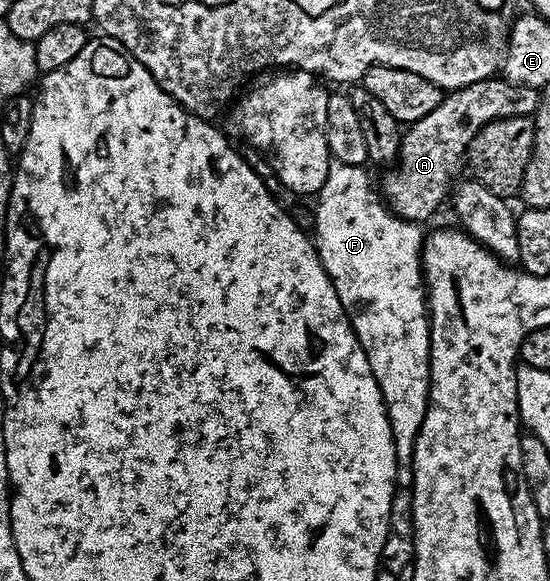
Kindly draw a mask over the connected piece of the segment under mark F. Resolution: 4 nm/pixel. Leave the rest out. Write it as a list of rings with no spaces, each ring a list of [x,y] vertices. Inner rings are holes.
[[[332,159],[329,166],[329,175],[325,178],[325,184],[320,188],[317,195],[319,203],[315,206],[315,234],[313,230],[313,241],[315,251],[319,253],[321,264],[341,300],[341,304],[347,313],[347,319],[351,321],[353,332],[369,360],[369,368],[381,388],[383,403],[389,416],[389,428],[393,432],[393,444],[395,445],[395,476],[398,485],[403,488],[410,487],[411,484],[411,465],[413,464],[413,452],[415,451],[415,441],[421,432],[421,424],[425,420],[427,411],[427,397],[431,395],[431,319],[427,312],[427,295],[425,293],[425,283],[423,280],[423,239],[425,230],[420,223],[407,222],[403,218],[391,213],[387,203],[383,201],[380,191],[371,182],[370,176],[366,172],[367,168],[363,166],[345,164],[344,161]]]

